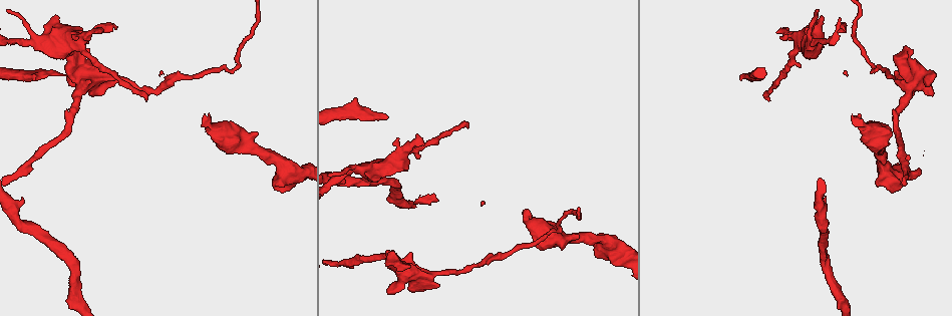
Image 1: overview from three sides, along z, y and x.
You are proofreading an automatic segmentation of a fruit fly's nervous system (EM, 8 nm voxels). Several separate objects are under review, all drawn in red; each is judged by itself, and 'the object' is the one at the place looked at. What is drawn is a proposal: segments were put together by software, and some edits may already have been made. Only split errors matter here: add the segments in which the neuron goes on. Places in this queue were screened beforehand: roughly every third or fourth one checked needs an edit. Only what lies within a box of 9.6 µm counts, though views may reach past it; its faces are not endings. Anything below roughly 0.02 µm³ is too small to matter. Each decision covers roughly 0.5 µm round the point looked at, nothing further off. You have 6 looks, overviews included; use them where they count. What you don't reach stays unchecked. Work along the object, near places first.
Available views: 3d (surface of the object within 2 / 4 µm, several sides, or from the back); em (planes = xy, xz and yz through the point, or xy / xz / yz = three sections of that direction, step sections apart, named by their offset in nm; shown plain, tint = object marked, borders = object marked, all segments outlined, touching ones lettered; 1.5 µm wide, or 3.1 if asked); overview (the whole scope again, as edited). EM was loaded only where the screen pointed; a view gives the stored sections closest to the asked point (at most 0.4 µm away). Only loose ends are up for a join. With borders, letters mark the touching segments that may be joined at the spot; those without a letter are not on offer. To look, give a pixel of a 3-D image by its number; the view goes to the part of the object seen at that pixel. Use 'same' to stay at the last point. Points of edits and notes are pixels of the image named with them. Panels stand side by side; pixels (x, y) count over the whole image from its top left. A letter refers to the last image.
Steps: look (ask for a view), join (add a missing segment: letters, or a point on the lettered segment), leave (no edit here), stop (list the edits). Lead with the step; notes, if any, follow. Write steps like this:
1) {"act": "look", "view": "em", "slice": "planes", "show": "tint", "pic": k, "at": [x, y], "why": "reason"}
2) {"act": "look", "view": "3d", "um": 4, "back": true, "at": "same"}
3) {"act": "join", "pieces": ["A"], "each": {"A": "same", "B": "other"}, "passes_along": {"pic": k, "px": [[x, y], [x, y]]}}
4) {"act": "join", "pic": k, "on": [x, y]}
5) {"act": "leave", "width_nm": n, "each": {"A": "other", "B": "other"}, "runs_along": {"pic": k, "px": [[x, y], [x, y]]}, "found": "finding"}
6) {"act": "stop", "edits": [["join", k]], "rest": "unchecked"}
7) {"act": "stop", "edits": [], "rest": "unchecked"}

{"act": "look", "view": "em", "slice": "planes", "show": "borders", "pic": 1, "at": [204, 116]}

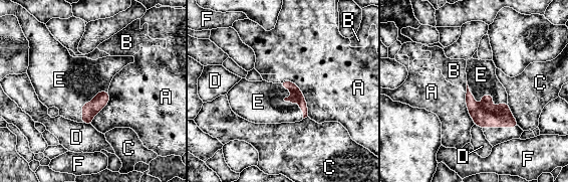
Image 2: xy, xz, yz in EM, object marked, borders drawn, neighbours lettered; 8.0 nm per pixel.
{"act": "join", "pieces": ["E"], "each": {"A": "other", "B": "other", "C": "other", "D": "other", "E": "same", "F": "other"}, "found": "the neuron continues"}

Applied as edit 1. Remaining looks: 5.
{"act": "look", "view": "em", "slice": "yz", "step": 4, "show": "tint", "pic": 1, "at": [147, 99], "why": "free end"}

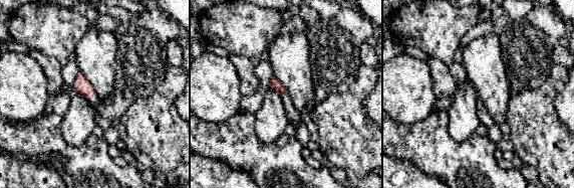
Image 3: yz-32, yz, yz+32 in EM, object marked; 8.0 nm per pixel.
{"act": "look", "view": "em", "slice": "planes", "show": "borders", "at": "same", "why": "another direction"}

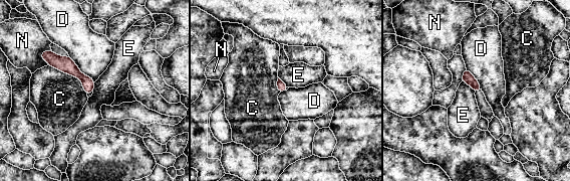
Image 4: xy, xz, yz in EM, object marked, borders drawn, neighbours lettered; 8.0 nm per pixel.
{"act": "leave", "each": {"C": "other", "D": "other", "E": "other", "N": "other"}, "found": "no lettered segment goes on from it"}

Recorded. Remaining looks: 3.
{"act": "look", "view": "em", "slice": "yz", "step": 4, "show": "borders", "pic": 1, "at": [908, 49], "why": "branch stops here"}

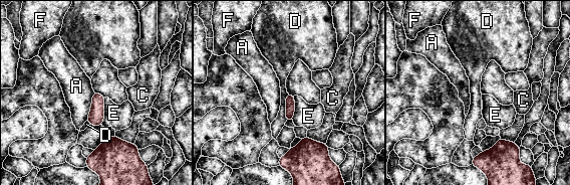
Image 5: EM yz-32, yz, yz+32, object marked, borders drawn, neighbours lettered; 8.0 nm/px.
{"act": "leave", "longest_contact_nm": ["A", 240], "each": {"A": "other", "C": "other", "D": "other", "E": "other", "F": "other"}, "found": "no lettered segment goes on from it"}

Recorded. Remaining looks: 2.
{"act": "stop", "edits": [["join", 2]], "rest": "unchecked"}

